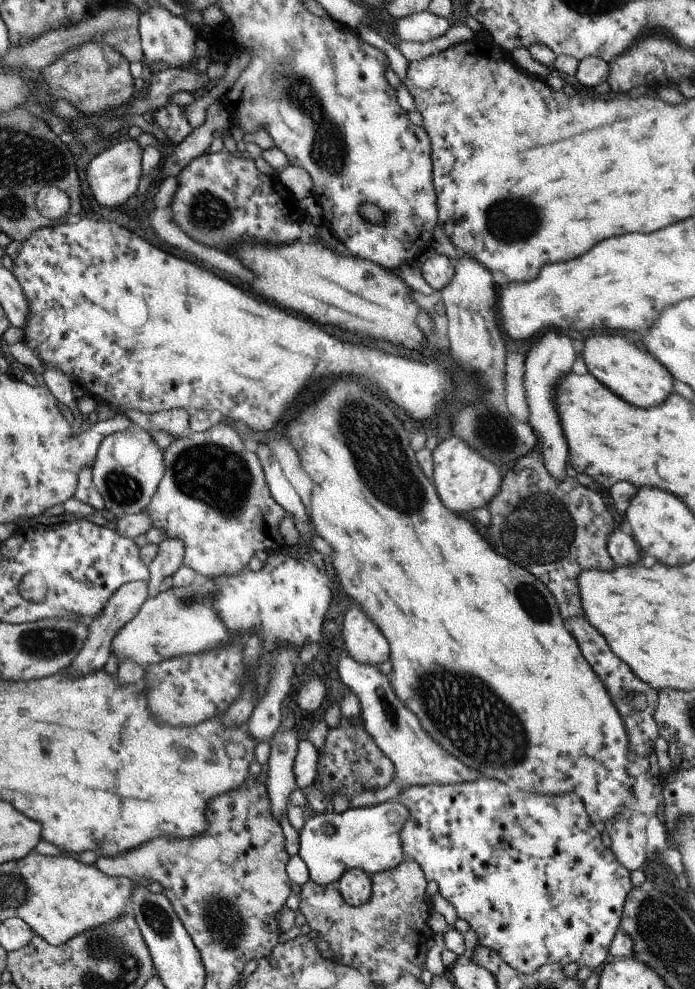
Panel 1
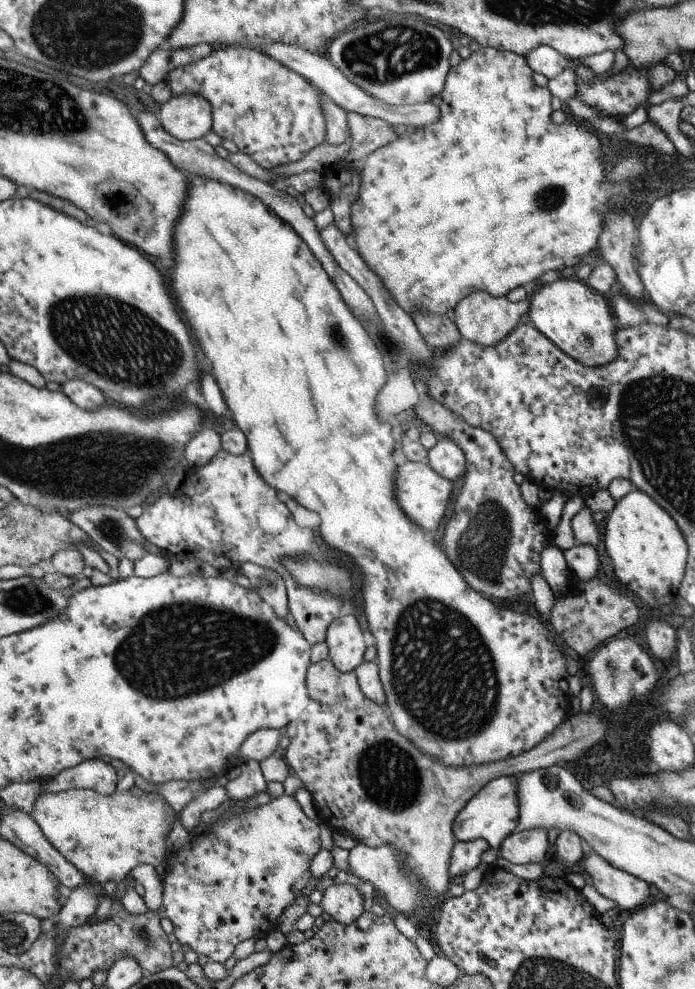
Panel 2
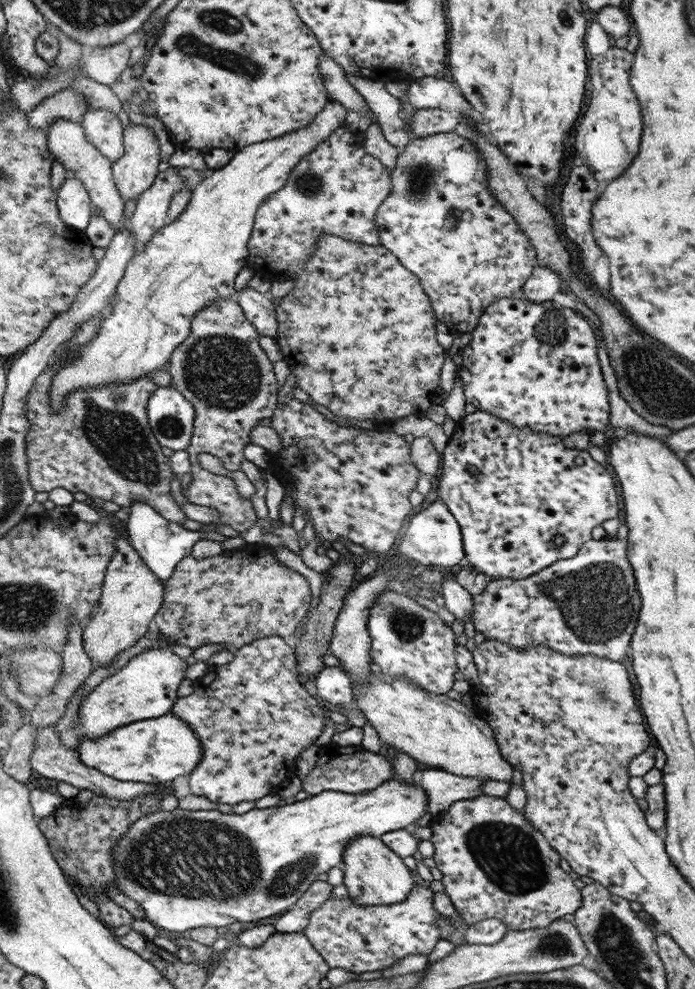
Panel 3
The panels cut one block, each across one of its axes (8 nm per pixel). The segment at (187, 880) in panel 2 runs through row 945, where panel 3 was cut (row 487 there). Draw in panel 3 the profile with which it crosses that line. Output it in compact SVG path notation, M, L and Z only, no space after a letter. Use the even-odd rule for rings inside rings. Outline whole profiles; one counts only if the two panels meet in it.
M222 297L221 300L206 305L206 308L194 316L193 332L182 344L178 345L178 348L174 349L172 360L168 362L166 367L172 375L170 386L174 387L180 394L185 395L186 400L193 403L197 410L193 440L190 440L189 448L186 449L191 462L190 476L192 476L192 481L176 486L176 494L188 503L218 510L218 514L220 514L218 521L204 523L201 532L212 532L218 526L228 526L228 528L241 533L245 530L254 530L254 526L258 526L258 523L261 524L260 526L265 525L264 521L258 519L258 510L254 510L254 502L250 497L243 498L238 494L236 482L232 478L216 476L216 474L205 470L200 466L198 459L199 454L208 452L217 456L227 470L232 470L232 472L240 470L240 462L244 460L244 446L252 442L252 437L250 437L252 428L258 426L260 420L274 416L277 412L276 378L272 372L272 362L266 358L264 350L258 344L257 327L249 321L244 308L240 308L235 297Z

